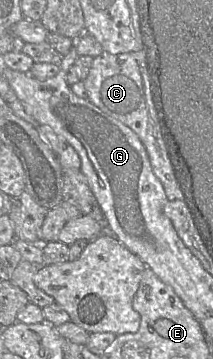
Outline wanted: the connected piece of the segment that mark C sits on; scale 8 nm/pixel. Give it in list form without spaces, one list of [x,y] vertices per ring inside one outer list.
[[[103,51],[93,58],[88,76],[83,80],[87,99],[108,116],[133,130],[142,142],[154,175],[161,182],[168,201],[182,200],[161,135],[153,104],[144,51],[111,54]]]

